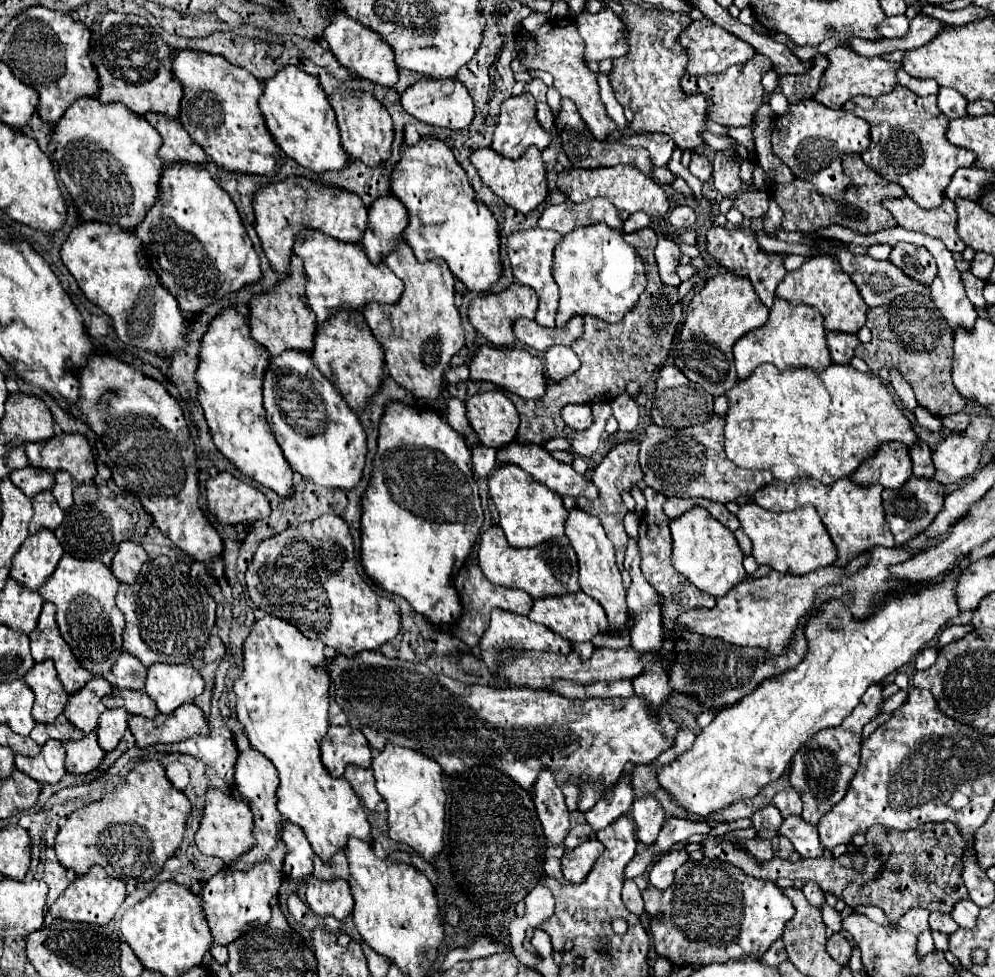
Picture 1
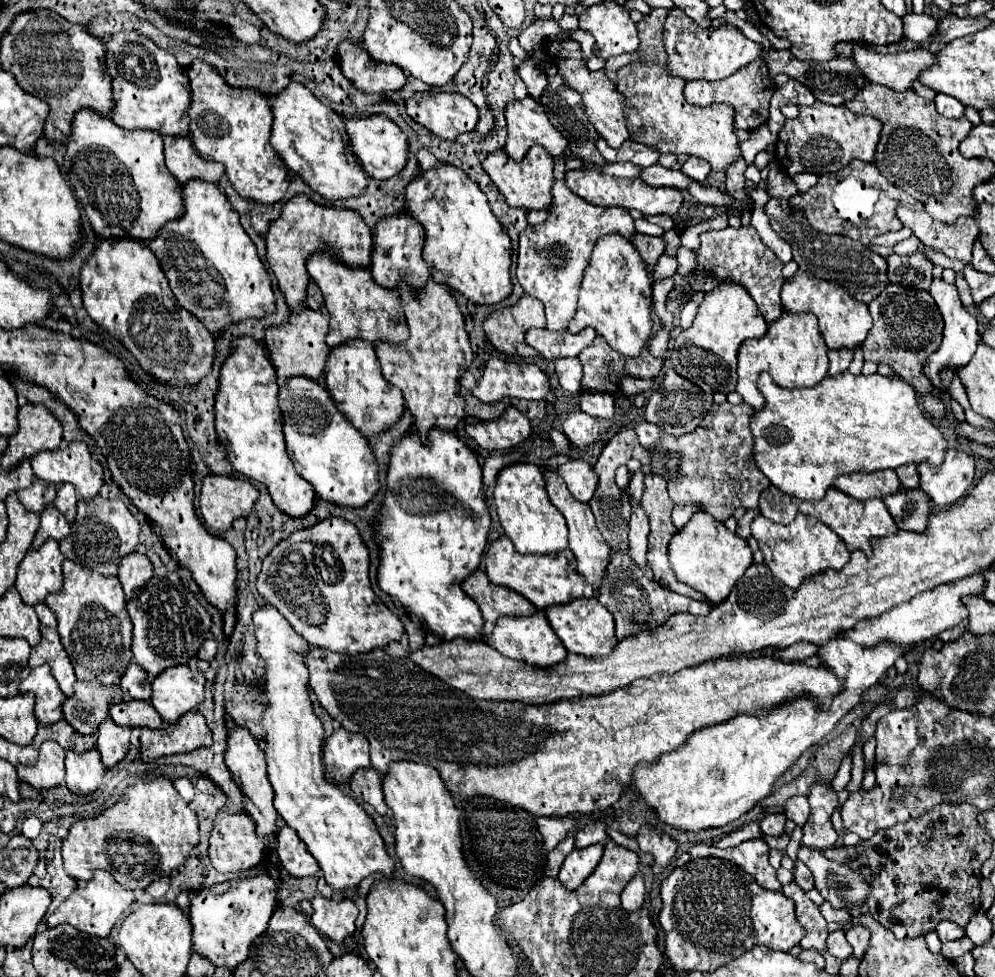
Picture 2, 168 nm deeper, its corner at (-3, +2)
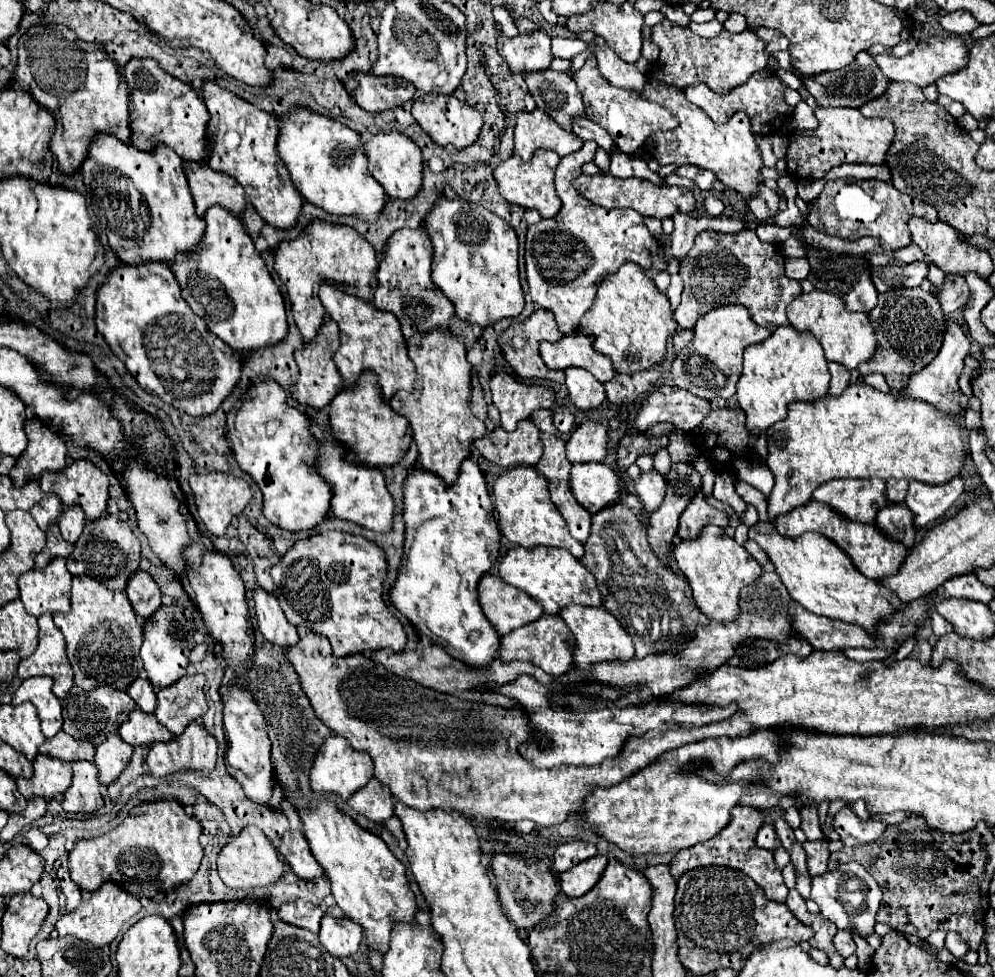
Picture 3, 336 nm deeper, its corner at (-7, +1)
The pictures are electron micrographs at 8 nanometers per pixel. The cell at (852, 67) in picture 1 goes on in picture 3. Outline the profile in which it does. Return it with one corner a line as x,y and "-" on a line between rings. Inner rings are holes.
926,37
922,39
914,51
910,51
904,57
894,57
888,53
876,55
874,57
878,67
882,69
882,73
890,79
890,81
900,81
900,83
914,83
918,87
926,87
932,85
936,79
944,77
946,73
954,73
956,69
962,69
966,65
968,59
968,51
962,39
956,37

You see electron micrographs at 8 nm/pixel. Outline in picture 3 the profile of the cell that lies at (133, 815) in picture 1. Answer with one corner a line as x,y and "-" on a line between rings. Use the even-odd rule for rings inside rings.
146,801
138,805
138,811
138,815
128,815
110,833
94,839
80,839
70,851
70,877
74,883
78,883
80,889
94,891
104,881
114,881
128,889
134,897
154,897
156,893
168,893
176,885
186,883
194,877
202,861
202,825
194,817
186,815
184,807
178,801

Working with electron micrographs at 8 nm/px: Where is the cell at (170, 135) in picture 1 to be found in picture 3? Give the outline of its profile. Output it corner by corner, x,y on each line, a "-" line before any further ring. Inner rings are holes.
184,161
184,173
190,183
190,191
194,197
196,213
202,217
204,211
212,205
222,205
224,209
240,215
246,197
242,185
224,173
214,173
206,163
200,161

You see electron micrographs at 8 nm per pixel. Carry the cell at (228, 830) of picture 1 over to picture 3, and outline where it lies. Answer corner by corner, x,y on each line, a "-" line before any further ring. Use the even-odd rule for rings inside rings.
258,827
242,829
242,835
230,837
230,841
222,847
218,855
218,875
232,889
248,889
248,887
264,887
274,883
282,875
282,861
268,841
268,837

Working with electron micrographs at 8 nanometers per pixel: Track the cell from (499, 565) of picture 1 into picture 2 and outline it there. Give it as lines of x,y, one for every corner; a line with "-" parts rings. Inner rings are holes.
504,536
490,544
486,556
484,556
486,574
494,584
506,586
518,594
522,594
526,600
530,600
538,610
544,610
554,604
568,604
576,598
590,598
594,596
594,588
586,584
584,576
576,570
576,560
570,550
556,552
554,556
522,556
516,552
514,544

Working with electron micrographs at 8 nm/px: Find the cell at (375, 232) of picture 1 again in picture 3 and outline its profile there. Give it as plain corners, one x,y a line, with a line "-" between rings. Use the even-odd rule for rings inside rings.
424,227
398,229
398,233
394,233
394,237
390,237
390,241
386,243
378,269
378,287
374,291
374,305
398,317
406,339
434,327
448,329
450,317
454,313
454,307
448,301
448,297
430,279
430,263
432,263
432,241

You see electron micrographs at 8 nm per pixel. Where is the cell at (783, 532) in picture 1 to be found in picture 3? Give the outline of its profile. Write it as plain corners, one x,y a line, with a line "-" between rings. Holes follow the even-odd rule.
756,523
754,527
750,527
748,535
768,553
774,571
780,575
792,599
814,615
858,623
868,633
874,633
876,625
884,617
904,607
902,601
898,601
898,597
894,597
886,587
882,589
882,585
874,579
858,573
850,557
846,557
846,553
840,553
838,545
834,545
834,541
830,541
828,537
822,537
818,533
804,533
802,537
788,539
782,537
772,523

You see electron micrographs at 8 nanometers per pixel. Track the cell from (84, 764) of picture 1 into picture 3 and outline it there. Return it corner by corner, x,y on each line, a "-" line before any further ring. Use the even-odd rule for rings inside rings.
74,761
72,769
74,769
72,785
64,793
62,807
68,813
94,813
102,809
104,799
100,793
96,765
90,761

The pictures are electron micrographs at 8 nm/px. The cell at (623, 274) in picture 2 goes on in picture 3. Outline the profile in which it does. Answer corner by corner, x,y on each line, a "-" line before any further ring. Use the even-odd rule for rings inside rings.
624,261
616,273
612,273
610,277
606,277
604,281
598,283
594,303
580,321
580,333
594,337
594,349
612,359
616,373
632,375
632,373
648,369
650,365
660,363
664,359
666,343
668,343
668,337
672,333
676,333
676,323
672,319
672,307
670,307
666,295
658,291
654,281
650,277
646,277
646,273
642,273
642,269
638,269
638,265
634,265
634,261

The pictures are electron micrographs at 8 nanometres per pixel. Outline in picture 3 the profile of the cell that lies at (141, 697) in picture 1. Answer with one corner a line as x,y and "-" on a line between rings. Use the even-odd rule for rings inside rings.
134,709
130,713
130,717
120,725
118,733
132,747
150,745
156,741
166,743
172,739
172,733
168,729
162,729
162,725
158,725
158,719
154,715
142,713
140,709

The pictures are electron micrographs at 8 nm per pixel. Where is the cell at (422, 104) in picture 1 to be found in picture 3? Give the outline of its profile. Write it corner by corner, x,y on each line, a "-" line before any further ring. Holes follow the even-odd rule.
424,93
412,103
412,115
416,123
422,127
422,131
426,131
432,137
432,141
436,141
442,147
454,145
454,149
464,149
476,141
482,129
480,113
474,107
470,107
466,101
456,99
454,95
442,97
436,93

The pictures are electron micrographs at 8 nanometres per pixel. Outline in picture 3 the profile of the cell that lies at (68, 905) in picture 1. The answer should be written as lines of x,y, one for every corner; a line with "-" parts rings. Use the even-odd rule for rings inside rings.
106,881
78,909
74,909
74,913
62,915
56,921
56,931
58,931
60,937
74,935
74,937
78,937
82,941
94,943
96,947
104,947
104,945
112,943
112,939
122,929
124,921
128,921
138,911
140,911
138,897
134,897
132,893
126,893
126,889
122,889
120,885
114,885
112,881

